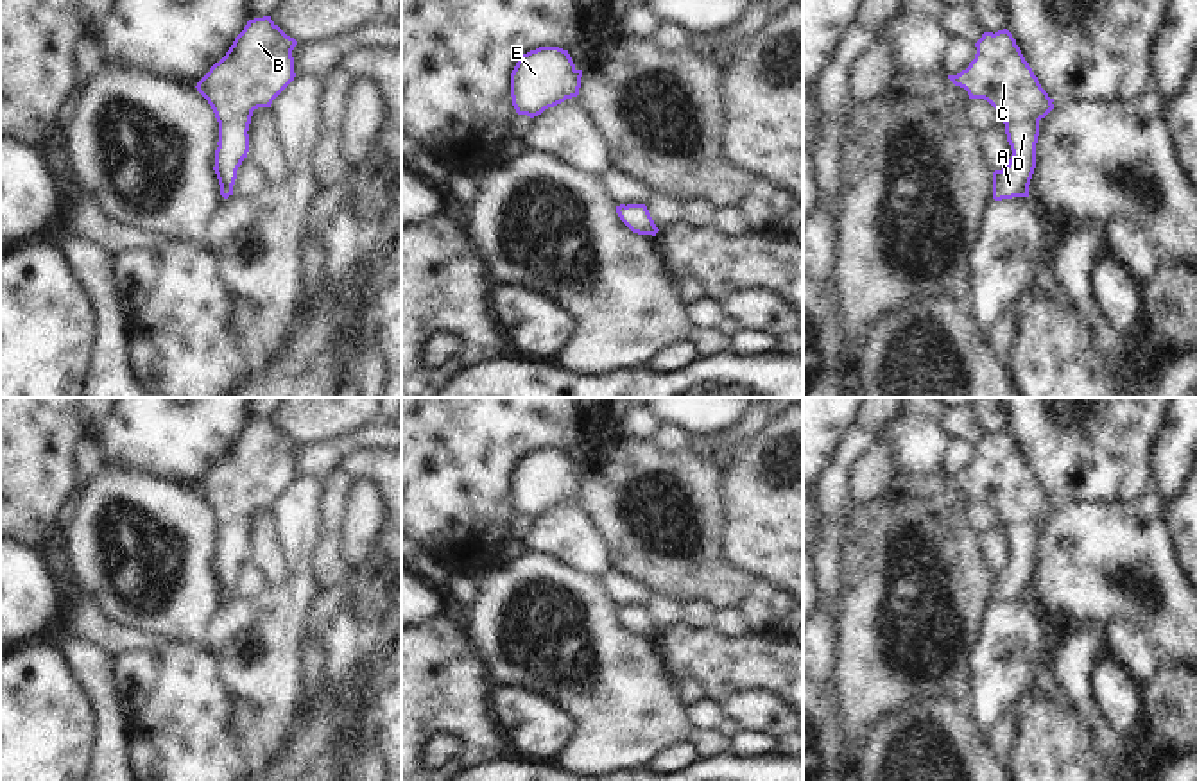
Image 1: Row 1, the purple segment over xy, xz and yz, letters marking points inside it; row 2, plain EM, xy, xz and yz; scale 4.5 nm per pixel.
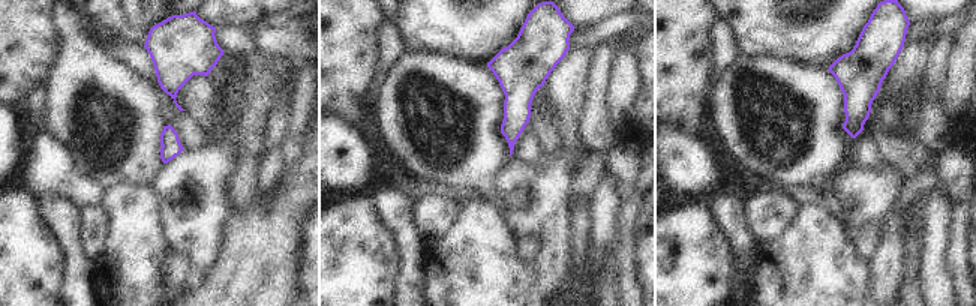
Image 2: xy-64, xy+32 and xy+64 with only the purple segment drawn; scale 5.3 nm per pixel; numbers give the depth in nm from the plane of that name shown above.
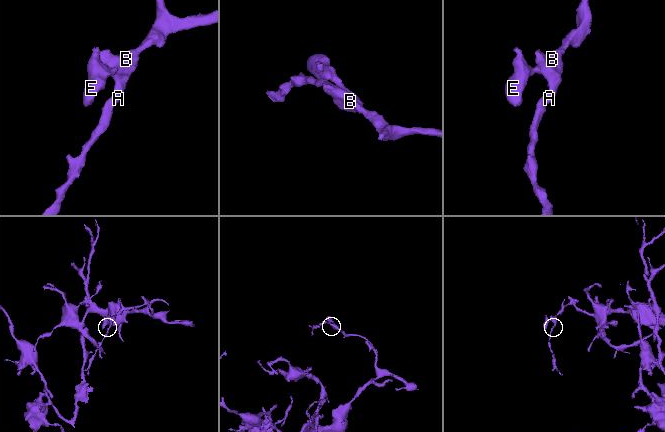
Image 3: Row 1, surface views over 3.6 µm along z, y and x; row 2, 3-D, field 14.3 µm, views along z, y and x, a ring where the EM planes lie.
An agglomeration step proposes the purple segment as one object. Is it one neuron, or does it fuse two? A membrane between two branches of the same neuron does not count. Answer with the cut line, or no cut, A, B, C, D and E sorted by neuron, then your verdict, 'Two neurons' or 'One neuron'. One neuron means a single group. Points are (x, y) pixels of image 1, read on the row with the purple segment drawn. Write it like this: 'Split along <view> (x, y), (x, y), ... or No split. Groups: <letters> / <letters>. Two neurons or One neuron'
No split. Groups: A B C D E. One neuron.

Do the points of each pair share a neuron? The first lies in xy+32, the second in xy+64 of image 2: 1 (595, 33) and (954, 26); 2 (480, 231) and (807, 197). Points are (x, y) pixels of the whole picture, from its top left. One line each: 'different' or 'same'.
1: same
2: different

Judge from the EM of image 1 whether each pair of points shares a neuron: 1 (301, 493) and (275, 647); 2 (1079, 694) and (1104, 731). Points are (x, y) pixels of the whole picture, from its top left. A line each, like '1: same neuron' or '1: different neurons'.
1: same neuron
2: same neuron

